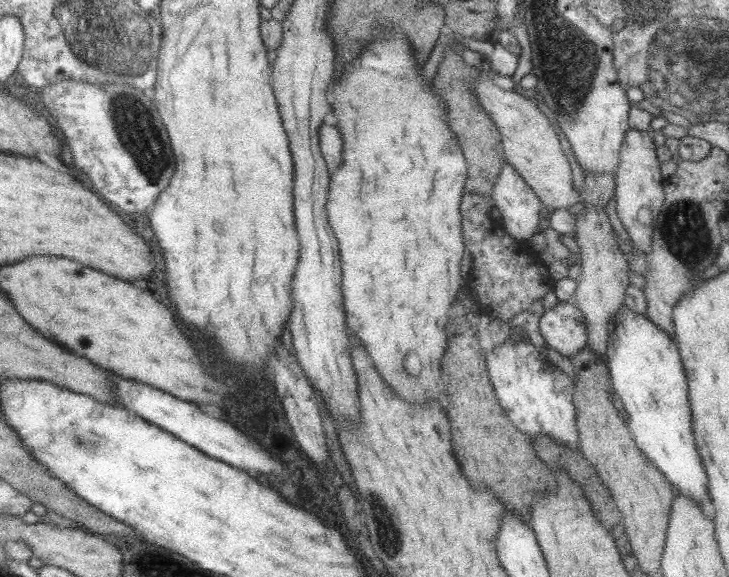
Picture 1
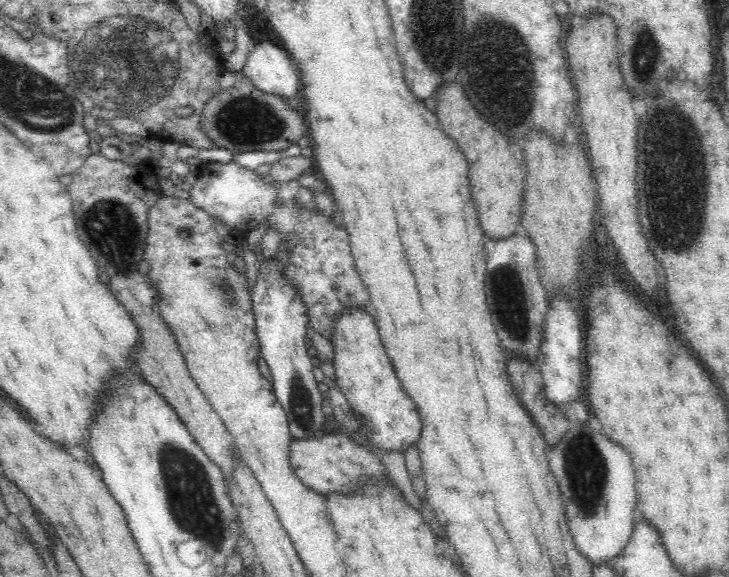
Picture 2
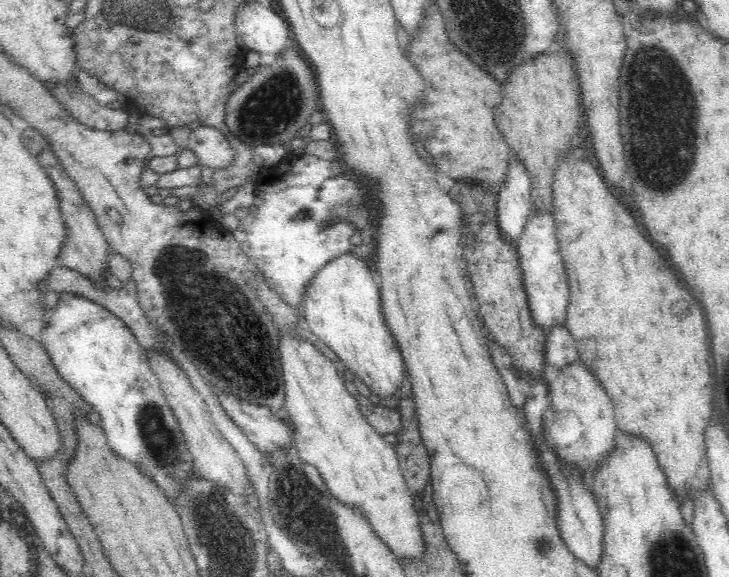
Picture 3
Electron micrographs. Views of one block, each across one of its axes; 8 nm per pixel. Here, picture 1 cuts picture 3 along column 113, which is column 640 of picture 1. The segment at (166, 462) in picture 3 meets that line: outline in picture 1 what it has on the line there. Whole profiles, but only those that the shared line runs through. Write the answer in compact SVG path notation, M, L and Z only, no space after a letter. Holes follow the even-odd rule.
M623 306L610 323L606 360L612 386L630 417L626 425L638 449L666 475L674 489L678 488L676 495L702 502L708 478L694 444L689 387L678 343L645 314Z

